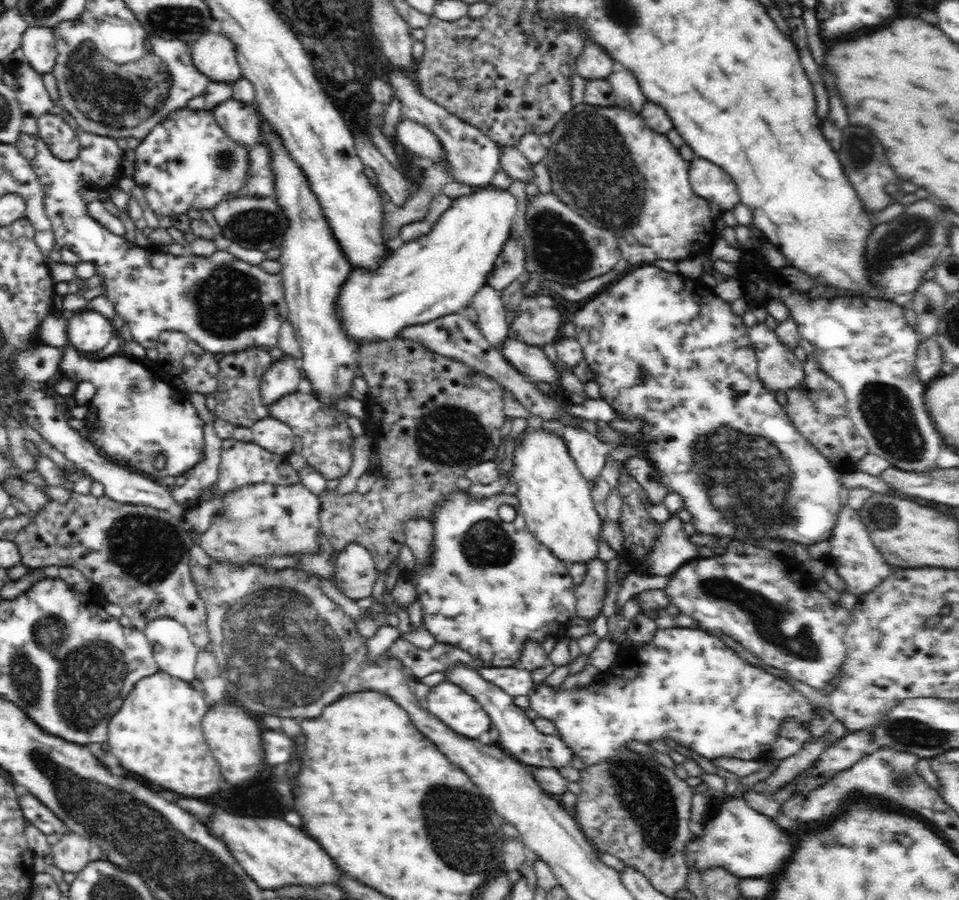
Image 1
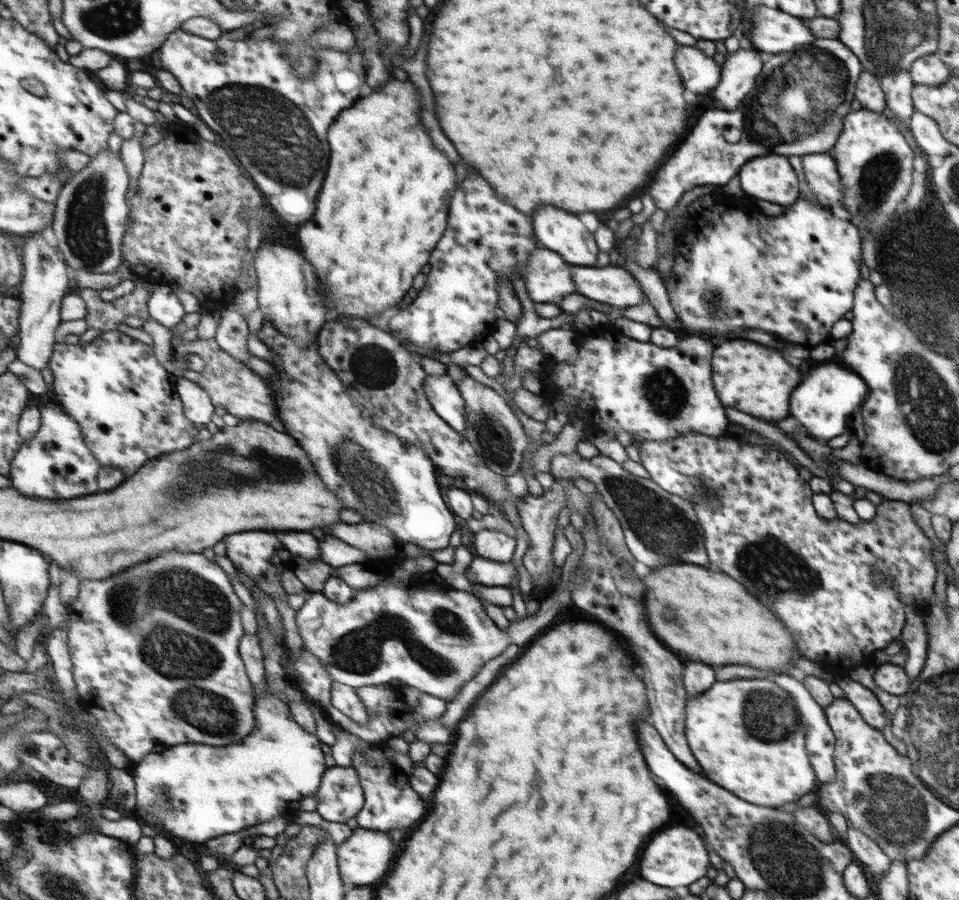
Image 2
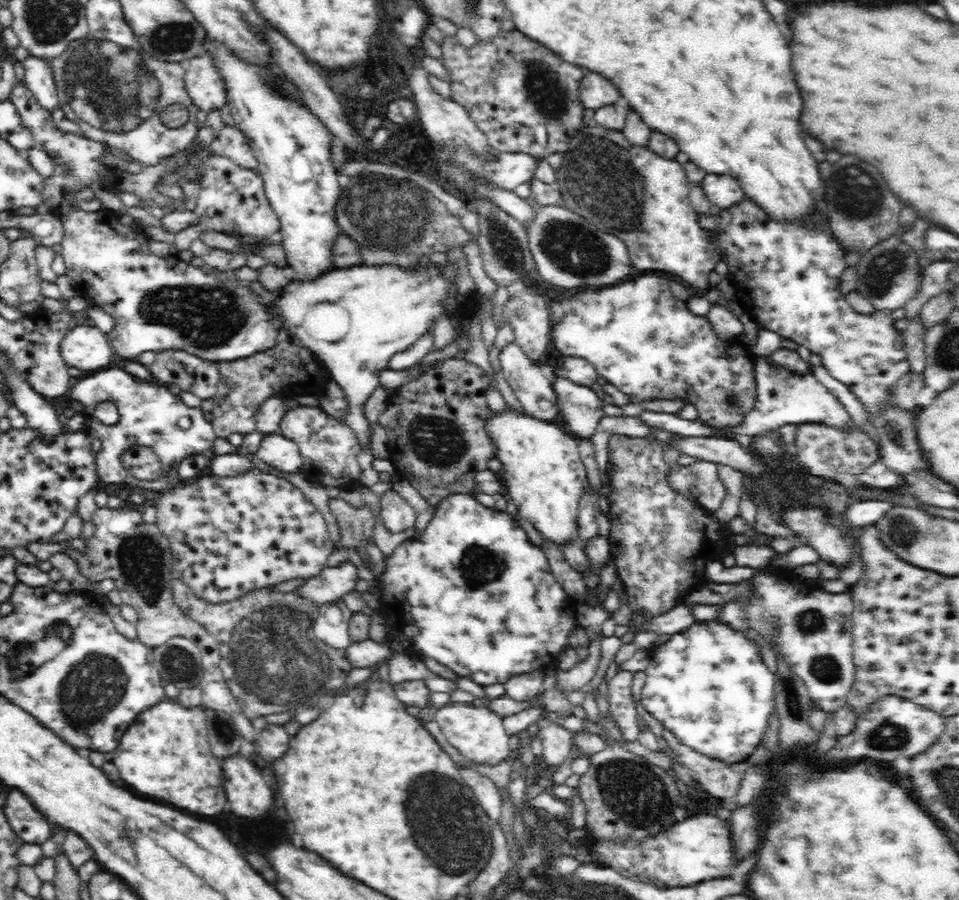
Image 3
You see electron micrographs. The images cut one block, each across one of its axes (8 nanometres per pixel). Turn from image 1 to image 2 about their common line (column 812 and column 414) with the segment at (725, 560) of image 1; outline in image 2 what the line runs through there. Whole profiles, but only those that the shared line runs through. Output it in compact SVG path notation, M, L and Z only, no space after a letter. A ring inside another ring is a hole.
M382 580L372 588L357 590L355 599L346 603L336 602L324 593L312 593L299 610L297 621L305 648L321 659L335 682L358 689L400 680L447 702L454 699L460 688L470 682L488 660L500 656L510 644L510 638L494 626L476 595L454 588L446 588L445 591L410 590L394 580Z

